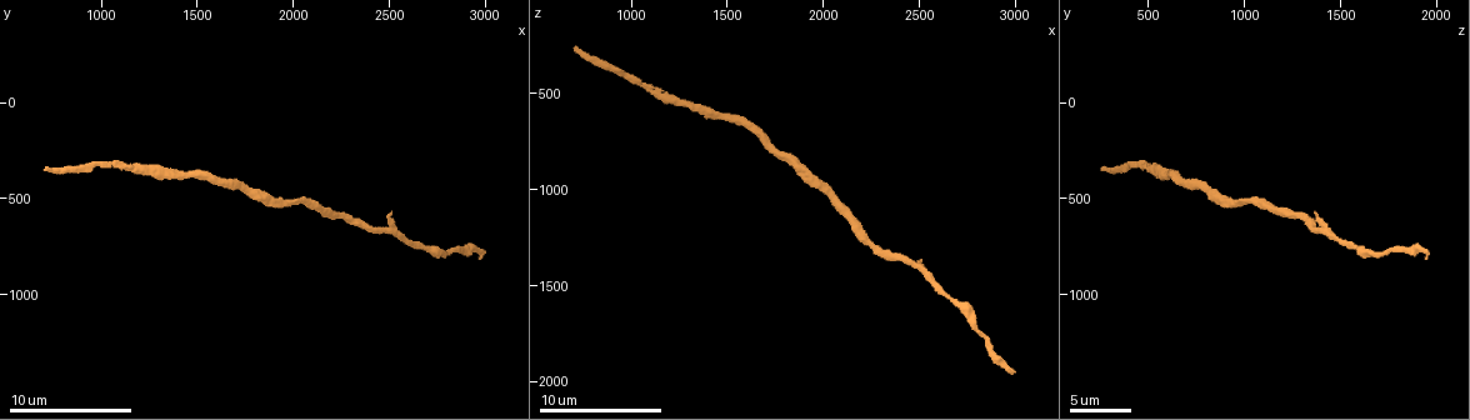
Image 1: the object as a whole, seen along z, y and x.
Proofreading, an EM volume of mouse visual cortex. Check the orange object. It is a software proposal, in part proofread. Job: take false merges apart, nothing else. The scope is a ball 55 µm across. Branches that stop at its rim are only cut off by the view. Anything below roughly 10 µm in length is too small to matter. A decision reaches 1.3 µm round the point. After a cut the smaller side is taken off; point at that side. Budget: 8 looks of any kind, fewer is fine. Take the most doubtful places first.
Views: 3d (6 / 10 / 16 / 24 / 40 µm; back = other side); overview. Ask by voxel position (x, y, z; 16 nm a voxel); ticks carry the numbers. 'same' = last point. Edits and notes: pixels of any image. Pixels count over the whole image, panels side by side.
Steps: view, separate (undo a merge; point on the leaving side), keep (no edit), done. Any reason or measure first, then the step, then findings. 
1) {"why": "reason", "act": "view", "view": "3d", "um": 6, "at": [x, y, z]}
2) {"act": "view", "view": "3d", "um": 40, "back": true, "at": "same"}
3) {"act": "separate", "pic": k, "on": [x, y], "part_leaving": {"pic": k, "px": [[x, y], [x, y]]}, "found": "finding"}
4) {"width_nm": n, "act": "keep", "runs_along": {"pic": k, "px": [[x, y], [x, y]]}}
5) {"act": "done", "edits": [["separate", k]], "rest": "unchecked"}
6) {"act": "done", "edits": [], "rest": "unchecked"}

{"act": "view", "view": "3d", "um": 10, "at": [1950, 530, 960]}

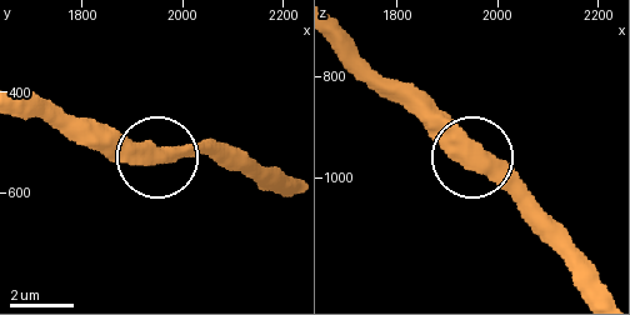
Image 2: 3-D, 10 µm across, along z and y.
{"act": "keep", "found": "continuous, no second cell"}

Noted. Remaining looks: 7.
{"why": "a narrow waist", "act": "view", "view": "3d", "um": 16, "at": [2290, 590, 1290]}

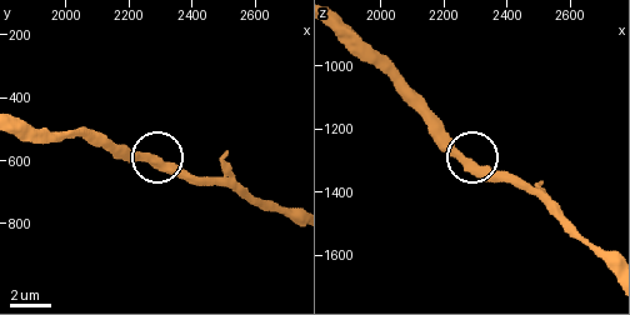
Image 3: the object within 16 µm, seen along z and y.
{"act": "view", "view": "3d", "um": 16, "back": true, "at": [2290, 610, 1310]}

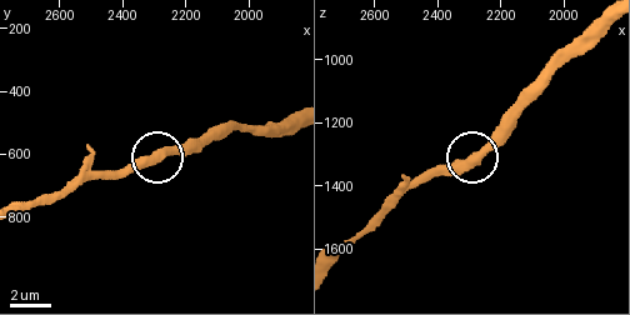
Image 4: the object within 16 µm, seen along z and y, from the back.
{"width_nm": 430, "act": "keep", "runs_along": {"pic": 4, "px": [[585, 50], [573, 55], [476, 150], [451, 163], [433, 179]]}, "found": "all the same cell"}

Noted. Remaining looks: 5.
{"why": "calibre changes", "act": "view", "view": "3d", "um": 10, "at": [1160, 360, 530]}

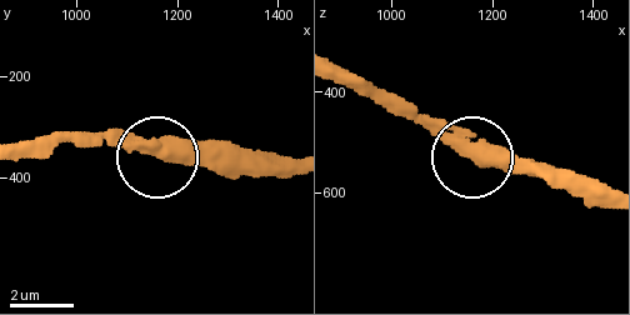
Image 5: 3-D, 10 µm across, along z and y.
{"act": "keep", "runs_along": {"pic": 5, "px": [[608, 201], [470, 159], [416, 108]]}, "found": "one cell here"}

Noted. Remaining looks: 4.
{"act": "view", "view": "3d", "um": 16, "at": [2640, 740, 1560]}

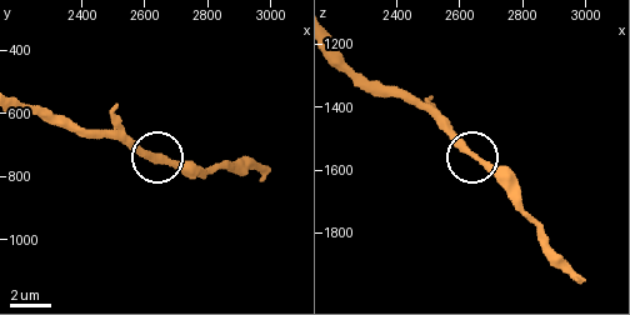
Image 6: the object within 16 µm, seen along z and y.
{"width_nm": 320, "act": "keep", "runs_along": {"pic": 6, "px": [[338, 51], [373, 80], [413, 98], [506, 191]]}, "found": "continuous, no second cell"}

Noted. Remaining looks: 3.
{"act": "done", "edits": [], "rest": "unchecked"}

